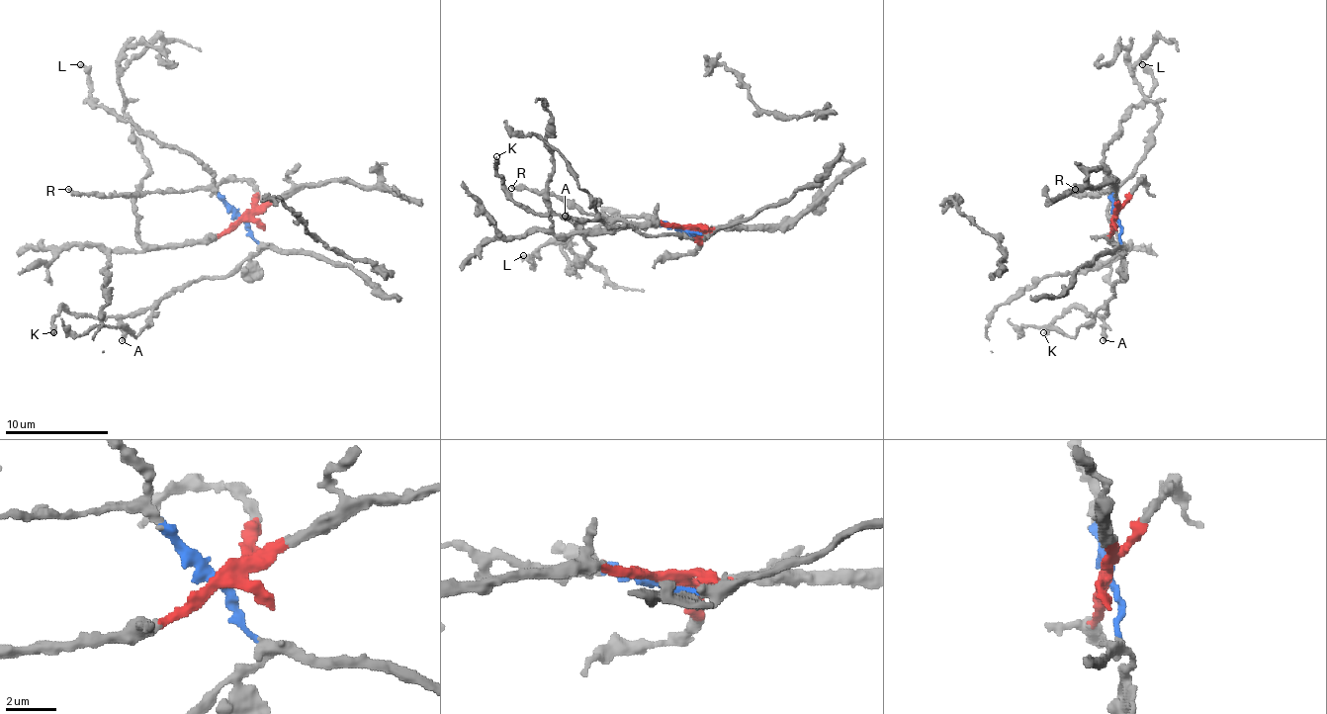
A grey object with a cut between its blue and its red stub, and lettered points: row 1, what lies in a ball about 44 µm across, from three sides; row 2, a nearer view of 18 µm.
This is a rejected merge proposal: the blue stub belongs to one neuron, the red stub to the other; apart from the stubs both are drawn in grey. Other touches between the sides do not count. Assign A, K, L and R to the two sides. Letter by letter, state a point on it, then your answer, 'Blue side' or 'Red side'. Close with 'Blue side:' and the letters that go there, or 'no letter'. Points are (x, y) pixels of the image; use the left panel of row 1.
A: Place: (122, 340). Blue side
K: Place: (53, 332). Blue side
L: Place: (80, 64). Blue side
R: Place: (68, 189). Blue side
Blue side: A, K, L, R

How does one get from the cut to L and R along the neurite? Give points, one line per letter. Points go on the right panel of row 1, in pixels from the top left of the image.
L: (1115, 217), (1105, 151), (1118, 136), (1120, 121), (1152, 87), (1152, 74), (1141, 63)
R: (1115, 217), (1110, 188), (1082, 196), (1074, 188)

